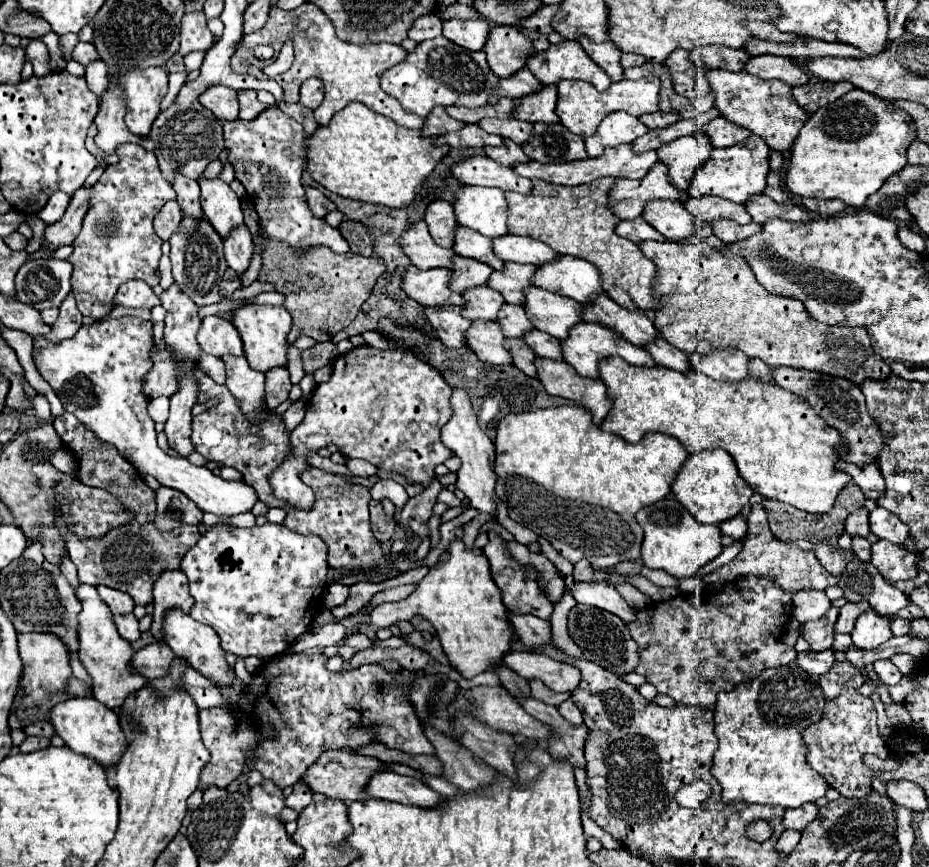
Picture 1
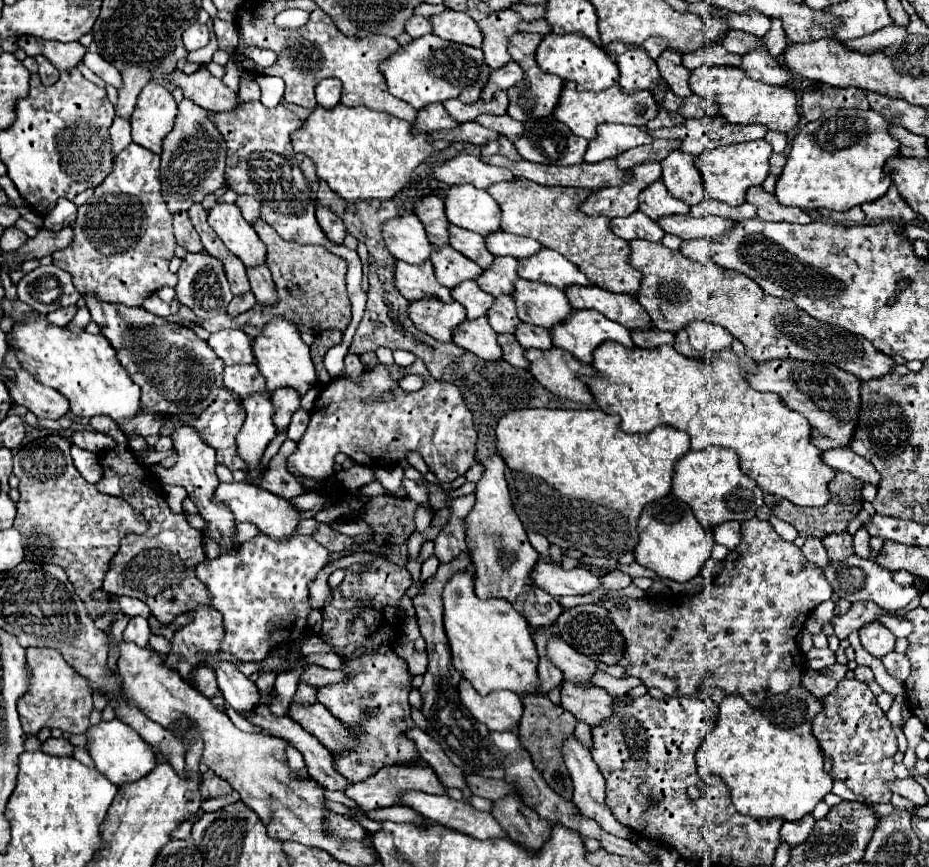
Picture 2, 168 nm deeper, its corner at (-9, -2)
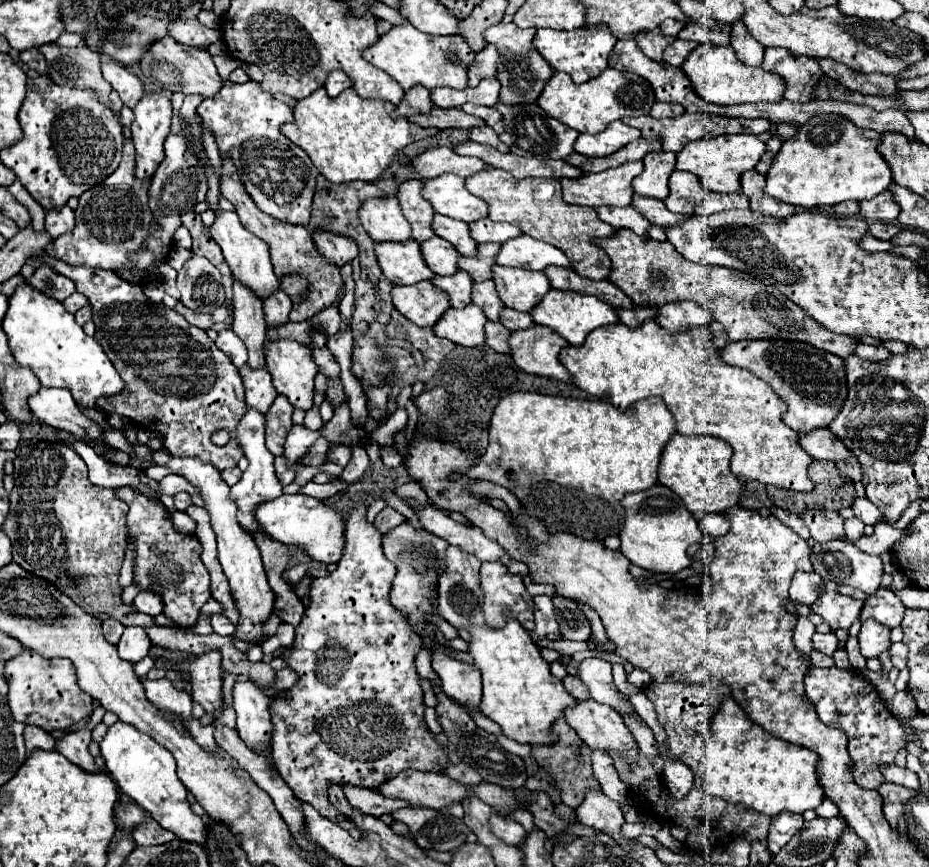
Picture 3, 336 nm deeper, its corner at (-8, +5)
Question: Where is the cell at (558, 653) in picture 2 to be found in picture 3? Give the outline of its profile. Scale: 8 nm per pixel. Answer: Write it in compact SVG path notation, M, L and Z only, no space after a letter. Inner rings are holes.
M583 659L577 663L577 677L587 685L591 697L597 703L611 705L619 713L631 713L633 707L625 697L615 689L611 677L611 663L603 659Z

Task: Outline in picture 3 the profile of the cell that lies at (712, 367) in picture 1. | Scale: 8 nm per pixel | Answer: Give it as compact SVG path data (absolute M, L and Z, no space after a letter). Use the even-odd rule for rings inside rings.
M693 301L667 303L657 309L657 323L669 333L683 333L691 327L707 327L711 321L711 313Z

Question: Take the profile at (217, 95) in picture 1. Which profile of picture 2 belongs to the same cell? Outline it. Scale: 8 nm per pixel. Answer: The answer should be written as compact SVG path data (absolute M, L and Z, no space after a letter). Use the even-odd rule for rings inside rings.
M200 66L194 74L184 74L180 70L172 70L168 74L168 82L182 88L184 98L190 98L194 104L212 112L226 112L236 106L236 94L224 86L220 78L214 78L206 66Z

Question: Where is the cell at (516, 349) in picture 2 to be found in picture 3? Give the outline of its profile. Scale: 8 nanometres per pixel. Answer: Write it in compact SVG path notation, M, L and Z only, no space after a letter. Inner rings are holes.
M487 323L485 325L485 333L487 333L487 345L489 347L493 347L495 351L499 351L499 353L509 353L509 331L507 331L507 327L503 327L501 323Z

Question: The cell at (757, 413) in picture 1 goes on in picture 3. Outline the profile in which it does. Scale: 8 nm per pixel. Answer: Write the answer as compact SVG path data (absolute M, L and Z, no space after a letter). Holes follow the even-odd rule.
M645 321L637 329L629 329L627 325L617 323L611 327L599 327L591 331L583 347L561 349L559 359L573 375L573 381L579 389L587 391L589 395L601 401L609 401L619 411L627 411L637 401L649 397L661 397L667 409L675 415L677 431L681 435L707 433L727 441L733 447L731 471L739 479L743 477L745 481L759 481L765 485L771 483L775 487L803 491L803 493L815 489L815 483L811 483L811 477L807 475L813 459L799 447L799 435L793 433L781 419L783 411L787 411L787 405L771 391L771 387L767 387L767 383L757 379L749 371L723 363L721 353L715 347L711 331L707 327L695 327L685 333L671 335L655 321Z

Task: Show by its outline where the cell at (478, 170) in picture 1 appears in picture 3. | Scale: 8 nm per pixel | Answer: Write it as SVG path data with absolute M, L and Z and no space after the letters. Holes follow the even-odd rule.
M451 147L427 149L417 159L413 159L413 167L423 179L439 177L443 173L455 173L455 175L461 175L461 177L469 177L469 175L475 175L479 171L491 169L491 165L483 163L477 157L457 155Z

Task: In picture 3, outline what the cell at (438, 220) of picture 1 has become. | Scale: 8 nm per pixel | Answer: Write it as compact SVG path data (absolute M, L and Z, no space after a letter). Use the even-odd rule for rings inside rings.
M413 179L413 181L405 181L397 193L403 215L409 219L409 223L413 227L413 239L419 243L431 239L435 235L435 231L431 227L435 211L427 203L427 199L423 199L421 189L423 189L423 181Z

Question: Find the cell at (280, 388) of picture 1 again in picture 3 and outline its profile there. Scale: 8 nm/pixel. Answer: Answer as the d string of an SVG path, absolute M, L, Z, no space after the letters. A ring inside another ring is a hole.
M277 395L277 399L273 401L273 407L269 407L265 419L267 419L267 449L273 455L283 455L283 443L285 437L293 425L291 421L293 415L293 407L291 403L287 403L285 395Z

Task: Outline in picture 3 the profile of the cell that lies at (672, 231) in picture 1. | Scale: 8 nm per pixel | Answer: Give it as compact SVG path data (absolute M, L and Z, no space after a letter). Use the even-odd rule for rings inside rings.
M667 151L649 153L643 157L643 163L645 163L643 173L633 181L635 193L641 197L653 197L665 201L669 195L667 179L675 169L675 153Z

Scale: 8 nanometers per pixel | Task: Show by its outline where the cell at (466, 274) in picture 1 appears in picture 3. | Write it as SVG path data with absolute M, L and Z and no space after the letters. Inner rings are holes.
M433 237L425 243L421 243L421 251L425 257L425 263L431 267L431 271L435 271L437 275L455 275L459 271L457 261L459 261L459 251L455 251L455 247L451 247L451 243L447 243L441 237Z

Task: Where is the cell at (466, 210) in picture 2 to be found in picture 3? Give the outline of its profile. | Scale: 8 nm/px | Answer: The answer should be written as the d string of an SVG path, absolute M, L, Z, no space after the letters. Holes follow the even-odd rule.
M453 173L425 181L423 197L433 205L437 213L451 219L473 223L487 217L487 203L471 195L465 187L465 179Z

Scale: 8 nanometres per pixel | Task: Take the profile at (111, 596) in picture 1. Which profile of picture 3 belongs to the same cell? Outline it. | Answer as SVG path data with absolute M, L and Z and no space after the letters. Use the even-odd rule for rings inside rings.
M141 591L133 599L133 607L141 613L147 613L147 615L159 615L163 611L163 601L159 595L155 595L151 591Z

